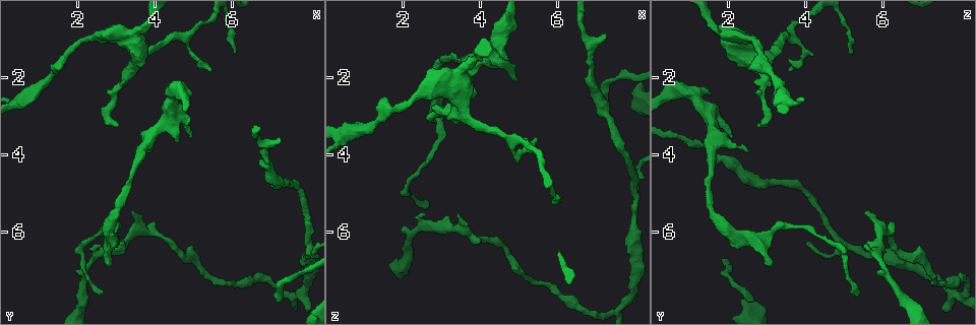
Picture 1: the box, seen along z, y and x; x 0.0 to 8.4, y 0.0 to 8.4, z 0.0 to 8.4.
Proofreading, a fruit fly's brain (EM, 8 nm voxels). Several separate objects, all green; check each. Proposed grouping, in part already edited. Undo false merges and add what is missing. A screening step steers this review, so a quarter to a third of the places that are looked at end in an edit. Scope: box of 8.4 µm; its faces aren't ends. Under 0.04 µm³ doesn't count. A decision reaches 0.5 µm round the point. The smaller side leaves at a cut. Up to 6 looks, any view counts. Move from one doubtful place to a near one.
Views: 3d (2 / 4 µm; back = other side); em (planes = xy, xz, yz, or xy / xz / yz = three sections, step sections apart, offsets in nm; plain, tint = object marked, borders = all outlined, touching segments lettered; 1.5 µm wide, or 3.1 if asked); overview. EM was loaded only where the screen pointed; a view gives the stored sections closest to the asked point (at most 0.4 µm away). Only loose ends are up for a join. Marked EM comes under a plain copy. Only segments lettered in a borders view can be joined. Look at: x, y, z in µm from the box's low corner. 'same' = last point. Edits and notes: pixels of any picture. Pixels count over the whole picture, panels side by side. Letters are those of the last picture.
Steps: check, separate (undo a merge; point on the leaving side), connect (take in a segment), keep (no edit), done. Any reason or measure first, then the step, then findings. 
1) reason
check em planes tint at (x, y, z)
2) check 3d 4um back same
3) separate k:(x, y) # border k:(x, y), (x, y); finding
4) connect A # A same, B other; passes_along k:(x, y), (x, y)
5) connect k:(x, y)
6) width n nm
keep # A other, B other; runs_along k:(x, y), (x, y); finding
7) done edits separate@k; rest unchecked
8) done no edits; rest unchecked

check 3d 4um at (6.85, 4.20, 2.05)

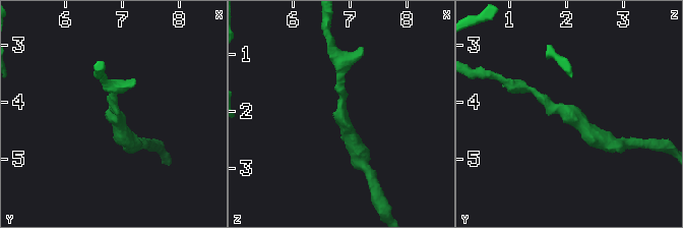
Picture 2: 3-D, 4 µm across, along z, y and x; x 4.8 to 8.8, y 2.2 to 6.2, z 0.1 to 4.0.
check em yz step 4 borders at (6.85, 4.20, 2.00)

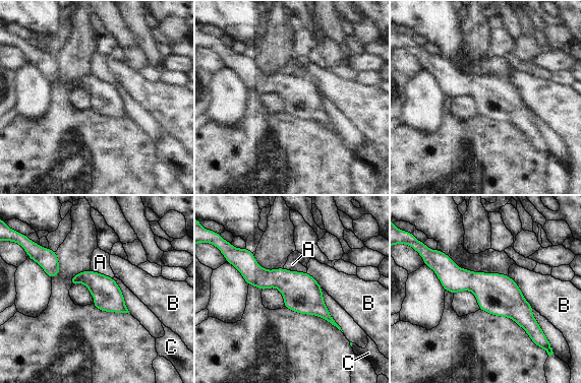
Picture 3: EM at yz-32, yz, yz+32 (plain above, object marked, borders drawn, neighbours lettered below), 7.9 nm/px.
another direction
check em planes borders same

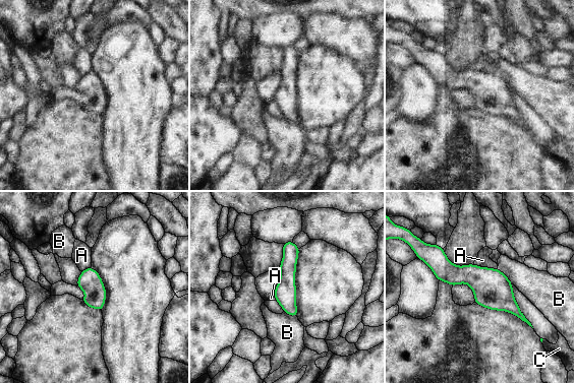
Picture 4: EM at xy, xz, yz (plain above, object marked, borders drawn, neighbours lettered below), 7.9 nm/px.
width 180 nm
keep # A other, B other, C other; border 4:(473, 263), (479, 266), (497, 268); all the same neuron

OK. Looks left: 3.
an open end
check 3d 2um at (3.40, 5.60, 5.60)

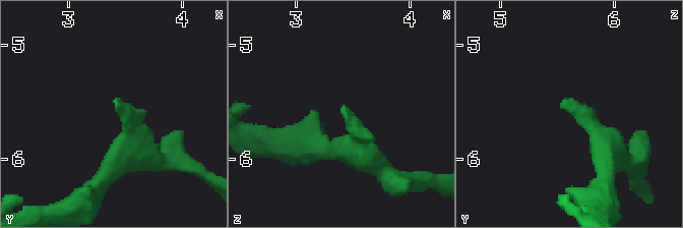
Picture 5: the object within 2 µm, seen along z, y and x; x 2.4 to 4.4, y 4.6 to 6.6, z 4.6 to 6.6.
need the tissue
check em planes borders at (3.42, 5.54, 5.56)

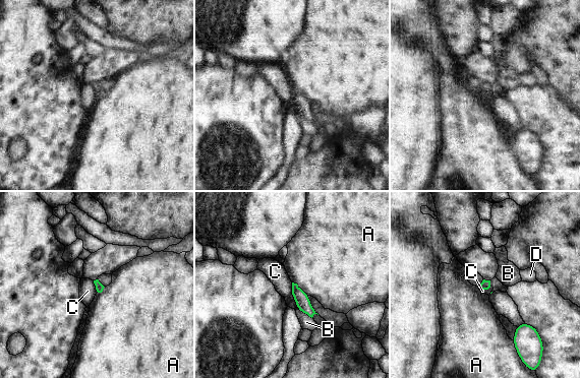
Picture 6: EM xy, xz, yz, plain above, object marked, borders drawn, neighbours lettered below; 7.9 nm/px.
keep # A other, B other, C other, D other; border 6:(291, 282), (291, 294), (297, 307); none of them fits

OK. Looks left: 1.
branch stops here
check em planes borders at (2.60, 7.55, 5.40)

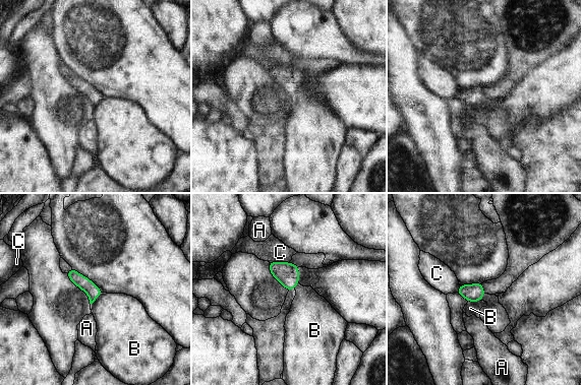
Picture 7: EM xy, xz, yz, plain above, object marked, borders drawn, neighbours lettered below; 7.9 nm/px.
keep # A other, B other, C other; border 7:(103, 292), (91, 304); no lettered segment goes on from it

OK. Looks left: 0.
done no edits; rest unchecked

